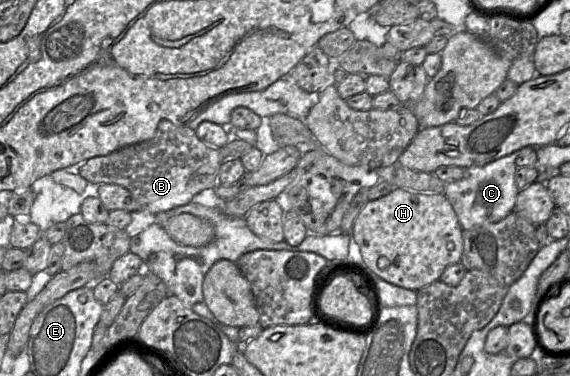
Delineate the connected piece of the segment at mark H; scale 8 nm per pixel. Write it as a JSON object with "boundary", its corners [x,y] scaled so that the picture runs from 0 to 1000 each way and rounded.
{"boundary":[[[695,503],[665,529],[647,535],[625,580],[618,633],[628,649],[637,707],[674,747],[711,769],[733,774],[772,745],[781,715],[807,699],[814,668],[814,612],[779,516]]]}

